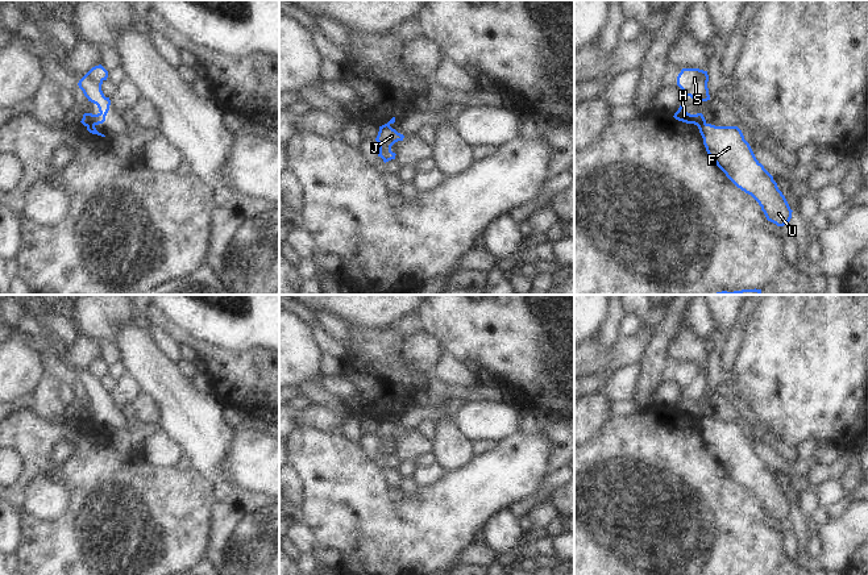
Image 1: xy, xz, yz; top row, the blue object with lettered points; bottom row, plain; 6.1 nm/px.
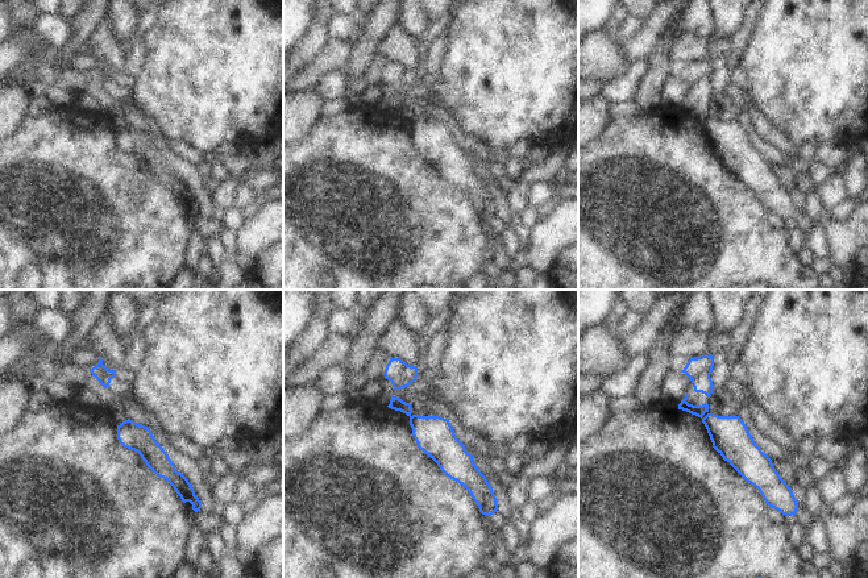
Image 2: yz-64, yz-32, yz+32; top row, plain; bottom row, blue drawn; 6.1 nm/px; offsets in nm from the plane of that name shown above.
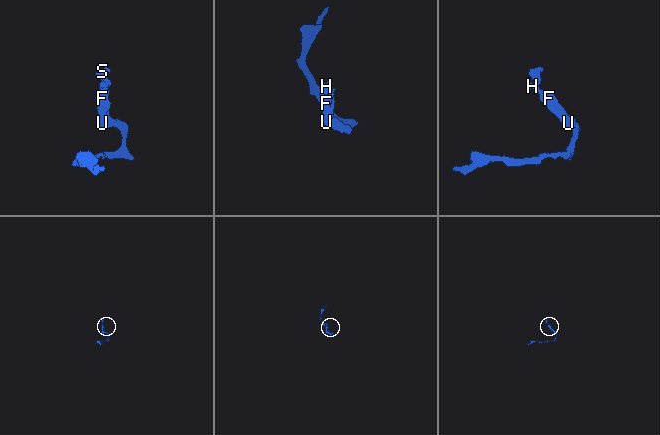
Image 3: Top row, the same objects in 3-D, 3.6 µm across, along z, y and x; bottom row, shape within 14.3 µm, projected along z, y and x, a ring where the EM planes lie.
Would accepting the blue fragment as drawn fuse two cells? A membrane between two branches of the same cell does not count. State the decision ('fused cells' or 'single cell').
fused cells

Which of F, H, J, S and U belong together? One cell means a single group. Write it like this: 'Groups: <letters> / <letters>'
Groups: F J U / H S.

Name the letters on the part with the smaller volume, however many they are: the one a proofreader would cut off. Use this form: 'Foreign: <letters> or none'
Foreign: H, S

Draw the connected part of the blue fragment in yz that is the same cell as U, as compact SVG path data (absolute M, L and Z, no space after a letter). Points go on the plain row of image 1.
M698 421L703 439L713 455L742 486L761 501L768 516L777 521L789 518L792 504L773 471L756 454L749 438L738 421Z

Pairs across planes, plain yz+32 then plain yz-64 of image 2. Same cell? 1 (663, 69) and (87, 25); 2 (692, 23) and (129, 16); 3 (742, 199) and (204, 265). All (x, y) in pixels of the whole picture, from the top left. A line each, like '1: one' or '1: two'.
1: one
2: one
3: two

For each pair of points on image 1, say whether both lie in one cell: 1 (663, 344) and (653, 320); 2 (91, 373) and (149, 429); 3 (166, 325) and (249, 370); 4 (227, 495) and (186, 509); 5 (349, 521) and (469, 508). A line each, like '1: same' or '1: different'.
1: different
2: same
3: same
4: different
5: same

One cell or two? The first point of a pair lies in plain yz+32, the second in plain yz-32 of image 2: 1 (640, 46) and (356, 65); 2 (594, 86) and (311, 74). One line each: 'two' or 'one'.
1: two
2: one

